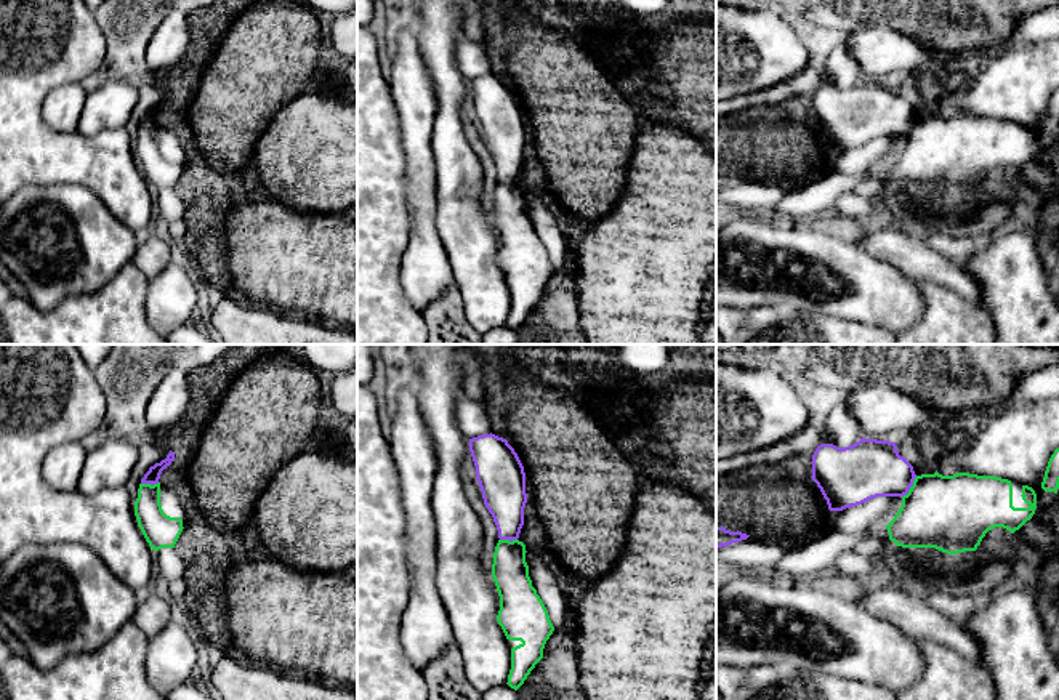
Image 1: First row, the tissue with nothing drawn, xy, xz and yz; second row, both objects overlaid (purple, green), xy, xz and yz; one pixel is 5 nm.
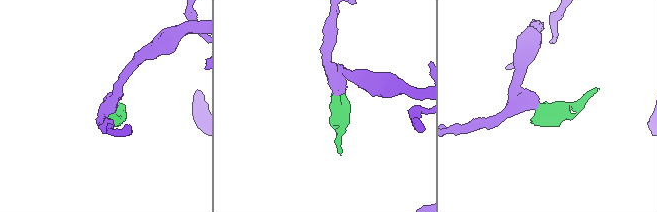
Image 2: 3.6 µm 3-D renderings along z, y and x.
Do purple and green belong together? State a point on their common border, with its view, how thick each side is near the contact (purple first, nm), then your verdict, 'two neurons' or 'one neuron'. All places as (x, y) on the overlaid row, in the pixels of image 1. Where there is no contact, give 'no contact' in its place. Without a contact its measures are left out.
yz (910, 486) | 300/380 nm | two neurons

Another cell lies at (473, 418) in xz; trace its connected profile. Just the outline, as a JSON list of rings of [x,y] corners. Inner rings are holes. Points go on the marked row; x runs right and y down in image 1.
[[[468,396],[457,402],[457,421],[468,439],[490,434],[489,408]]]

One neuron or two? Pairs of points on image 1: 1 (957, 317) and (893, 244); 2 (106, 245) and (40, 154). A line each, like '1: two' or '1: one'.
1: two
2: two

